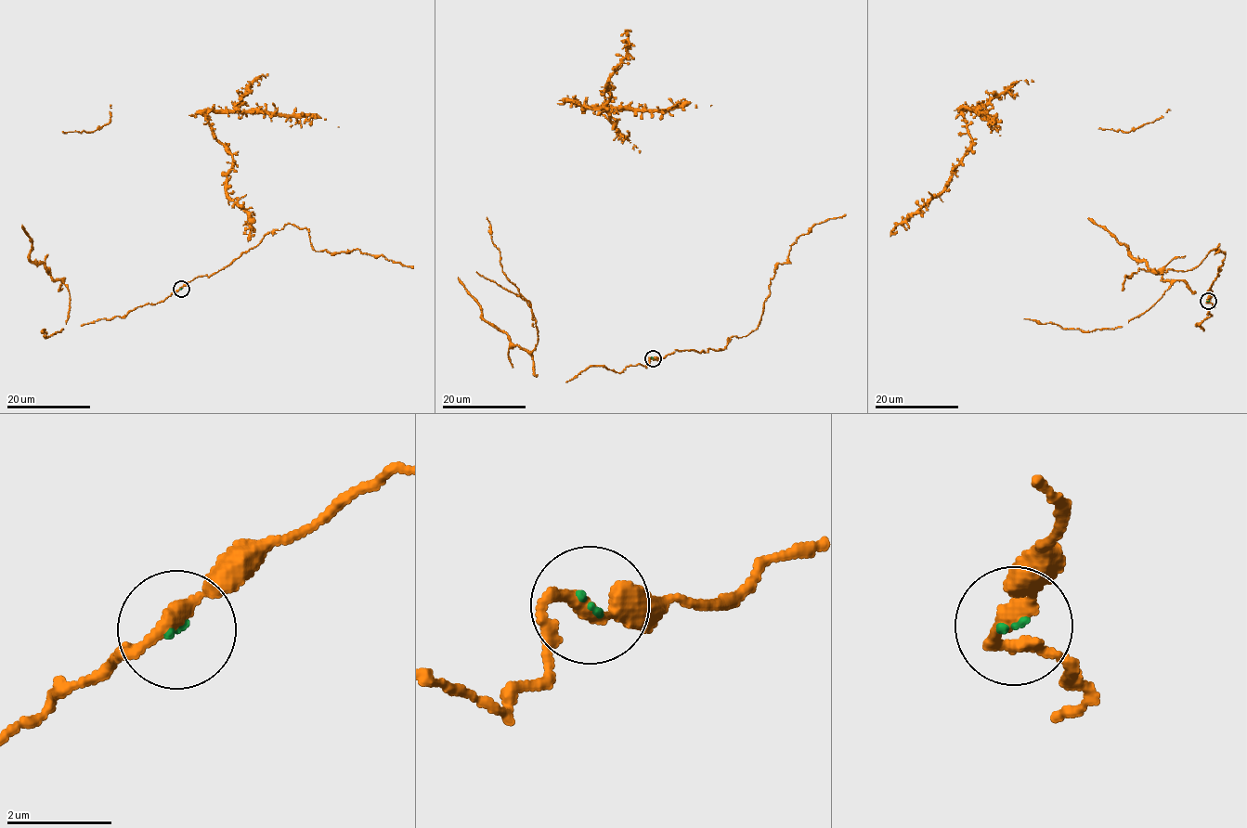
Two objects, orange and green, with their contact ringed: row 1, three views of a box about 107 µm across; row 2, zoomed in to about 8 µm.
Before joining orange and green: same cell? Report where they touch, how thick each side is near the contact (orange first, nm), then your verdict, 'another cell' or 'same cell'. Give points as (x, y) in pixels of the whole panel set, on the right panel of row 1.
place (1208, 301); calibres 280 and 70 nm; same cell

